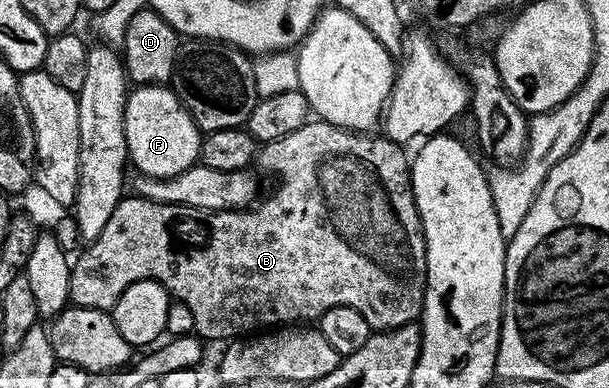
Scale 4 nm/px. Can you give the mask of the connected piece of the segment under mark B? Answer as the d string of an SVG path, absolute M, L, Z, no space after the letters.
M311 118L305 126L301 126L301 130L293 130L293 134L285 134L285 138L266 141L261 148L261 160L263 156L264 162L269 167L279 171L279 185L267 201L264 199L258 206L246 210L206 212L200 208L162 204L147 200L144 196L128 195L120 200L117 210L113 210L113 218L109 218L105 230L101 230L101 234L97 234L97 238L84 247L87 249L79 257L74 257L69 286L70 303L77 308L92 308L105 312L114 309L117 298L121 298L121 294L125 294L125 290L133 286L133 282L155 280L174 299L185 302L185 306L193 310L195 332L207 342L208 340L230 342L236 338L246 337L251 334L247 332L253 331L254 328L271 330L276 326L299 326L304 323L302 320L315 322L322 312L333 306L353 306L353 310L357 310L357 314L362 314L365 322L369 322L373 330L386 330L416 323L423 315L423 295L427 289L427 239L423 237L423 223L411 189L411 160L404 145L397 143L396 140L387 139L386 135L375 135L352 132L349 128Z

